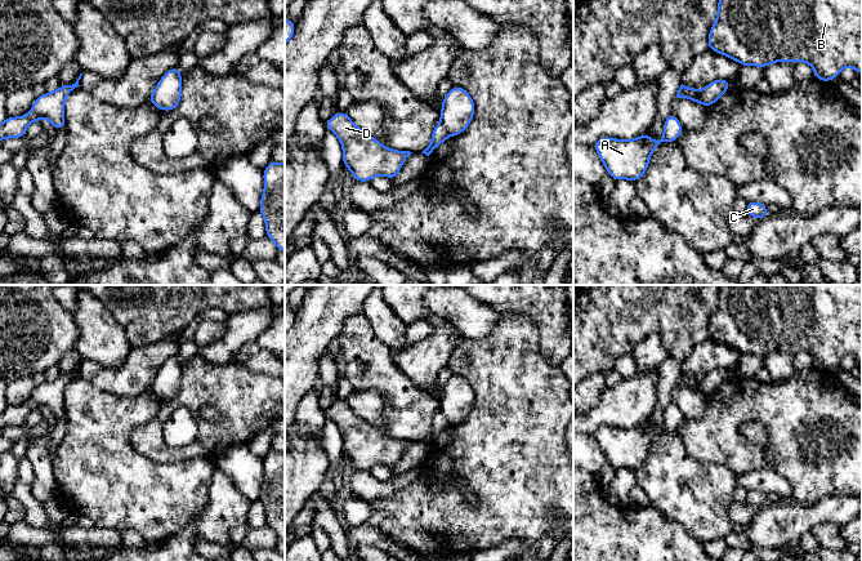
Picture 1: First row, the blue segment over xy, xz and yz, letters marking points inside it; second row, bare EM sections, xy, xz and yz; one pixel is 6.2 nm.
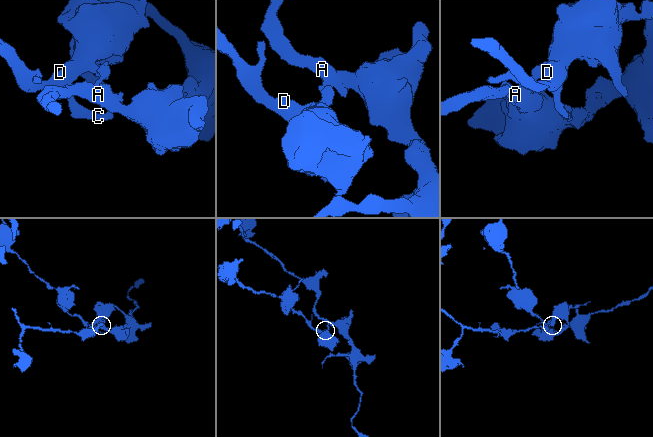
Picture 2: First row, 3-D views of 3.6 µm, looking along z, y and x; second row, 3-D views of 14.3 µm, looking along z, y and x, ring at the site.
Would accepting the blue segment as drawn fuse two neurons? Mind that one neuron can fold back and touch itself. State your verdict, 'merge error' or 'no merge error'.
merge error

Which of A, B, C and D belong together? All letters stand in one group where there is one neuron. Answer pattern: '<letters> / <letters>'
A / B C D

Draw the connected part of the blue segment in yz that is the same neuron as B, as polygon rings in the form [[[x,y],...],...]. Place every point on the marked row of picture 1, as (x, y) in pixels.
[[[719,0],[716,22],[711,26],[707,37],[709,49],[727,55],[741,66],[768,67],[774,62],[805,62],[814,70],[814,77],[830,83],[839,76],[840,71],[850,66],[856,72],[862,74],[862,0]]]

